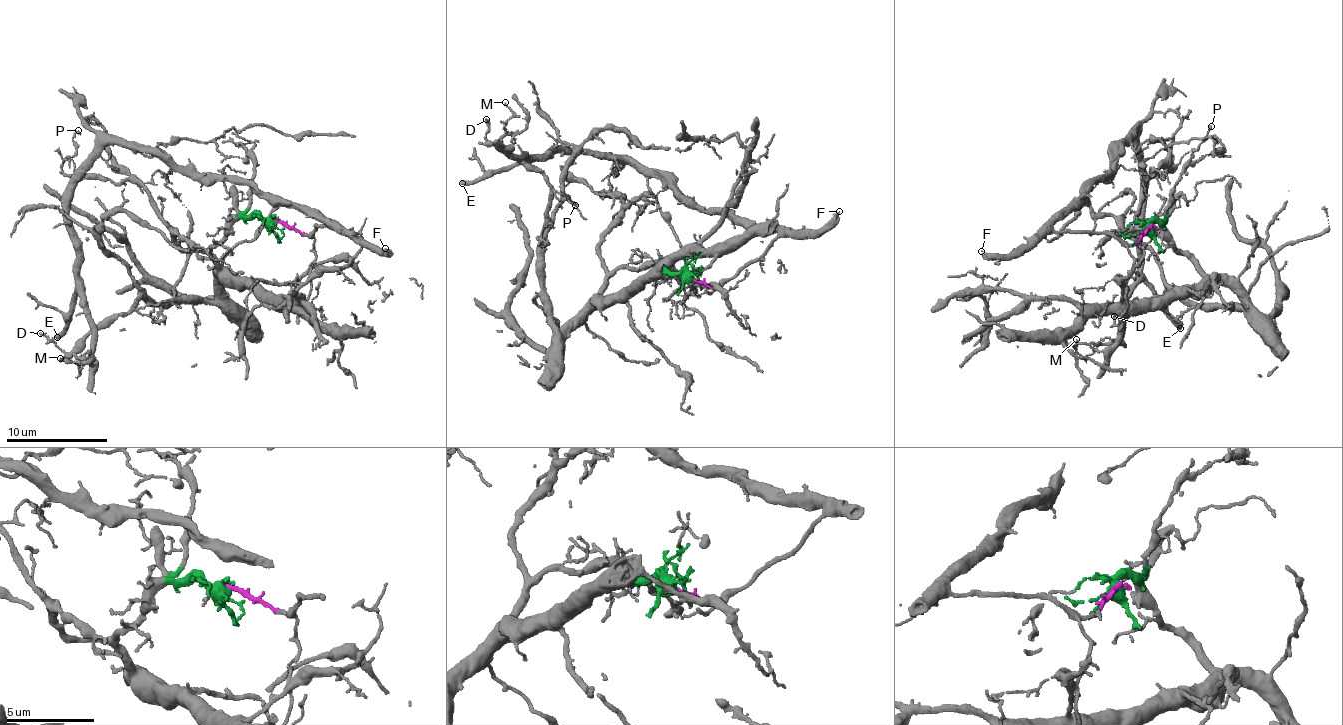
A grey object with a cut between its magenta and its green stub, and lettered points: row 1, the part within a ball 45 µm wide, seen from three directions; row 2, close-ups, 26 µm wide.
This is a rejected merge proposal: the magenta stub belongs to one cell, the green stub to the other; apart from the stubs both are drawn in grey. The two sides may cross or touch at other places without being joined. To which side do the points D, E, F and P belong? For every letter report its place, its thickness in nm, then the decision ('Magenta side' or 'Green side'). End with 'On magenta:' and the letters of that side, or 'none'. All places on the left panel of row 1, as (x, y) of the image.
D: Place: (40, 333). Thickness 140 nm. Green side
E: Place: (57, 337). Thickness 360 nm. Magenta side
F: Place: (385, 248). Thickness 280 nm. Magenta side
P: Place: (78, 130). Thickness 160 nm. Green side
On magenta: E, F

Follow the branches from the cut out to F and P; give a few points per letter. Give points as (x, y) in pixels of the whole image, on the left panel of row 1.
F: (272, 219), (314, 236), (318, 225), (355, 231), (385, 249)
P: (272, 221), (242, 215), (205, 251), (179, 247), (139, 183), (78, 173), (69, 156), (76, 151), (77, 130)

